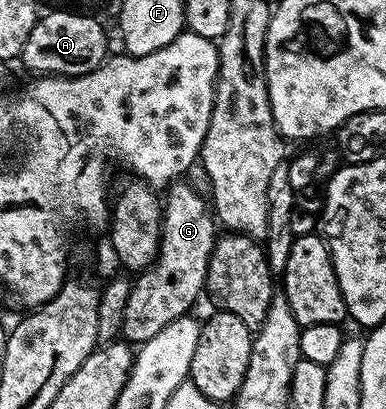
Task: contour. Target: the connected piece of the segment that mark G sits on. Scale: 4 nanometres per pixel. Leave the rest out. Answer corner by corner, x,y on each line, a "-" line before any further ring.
181,183
170,184
167,189
169,194
163,197
161,246
157,249
157,259
138,276
141,277
138,281
132,282
129,290
129,298
127,299
127,307
123,311
123,323
120,331
120,336
129,343
134,343
133,341
144,343
147,339
159,335
159,331
163,331
163,327
167,327
167,323
186,316
192,310
189,308
196,303
197,296
200,293
202,296
205,289
205,276
209,270
209,256
213,254
215,240
215,232
213,233
215,217
206,198
204,201
189,185
177,184

